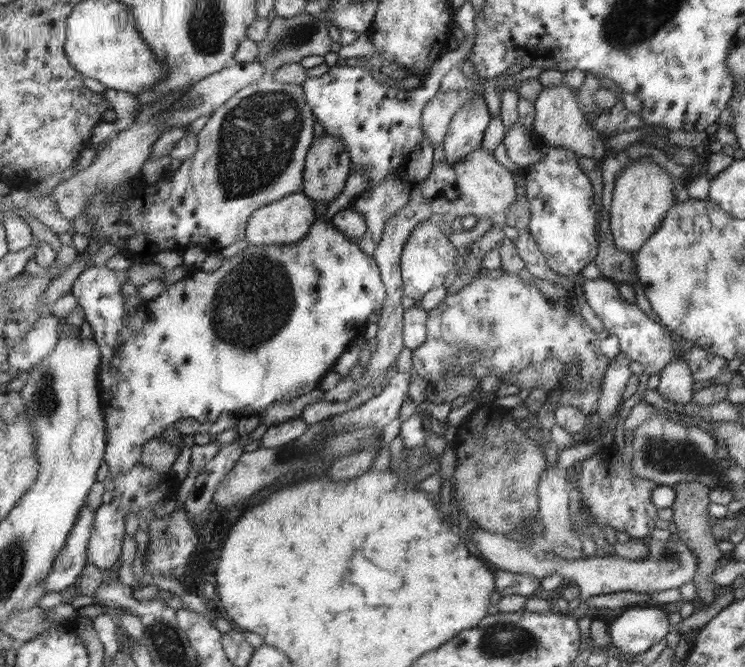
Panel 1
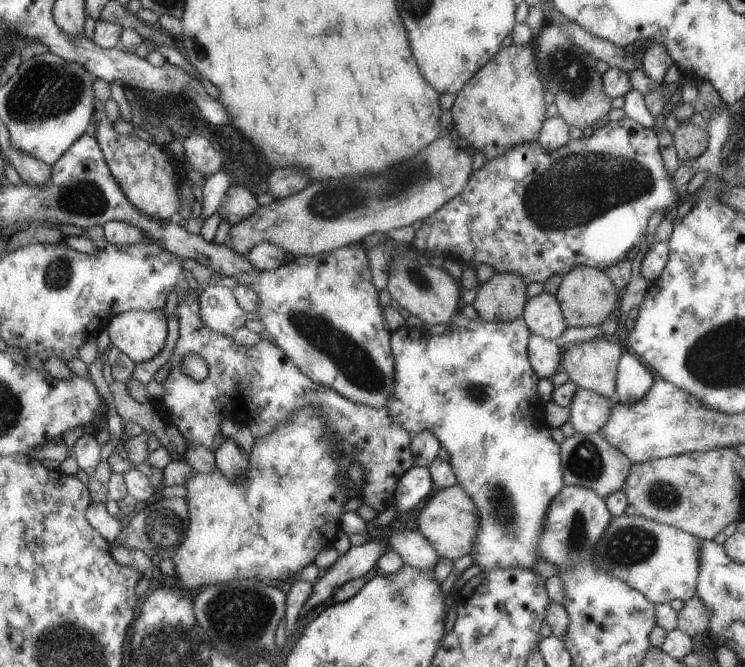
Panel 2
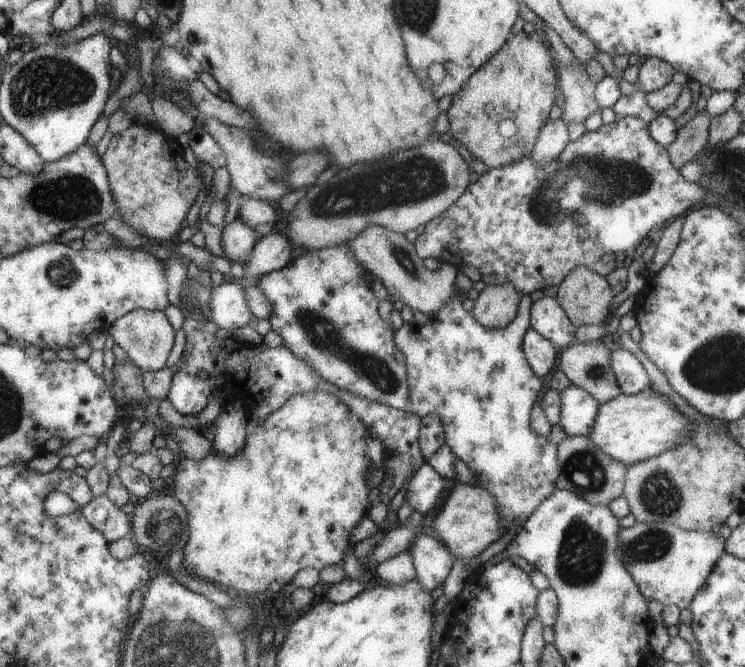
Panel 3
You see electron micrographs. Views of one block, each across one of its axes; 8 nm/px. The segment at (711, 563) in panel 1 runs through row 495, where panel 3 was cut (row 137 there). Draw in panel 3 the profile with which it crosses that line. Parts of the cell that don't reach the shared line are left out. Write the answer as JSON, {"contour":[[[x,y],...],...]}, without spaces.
{"contour":[[[703,111],[676,132],[676,140],[668,146],[671,160],[676,168],[696,160],[709,141],[710,118]]]}

